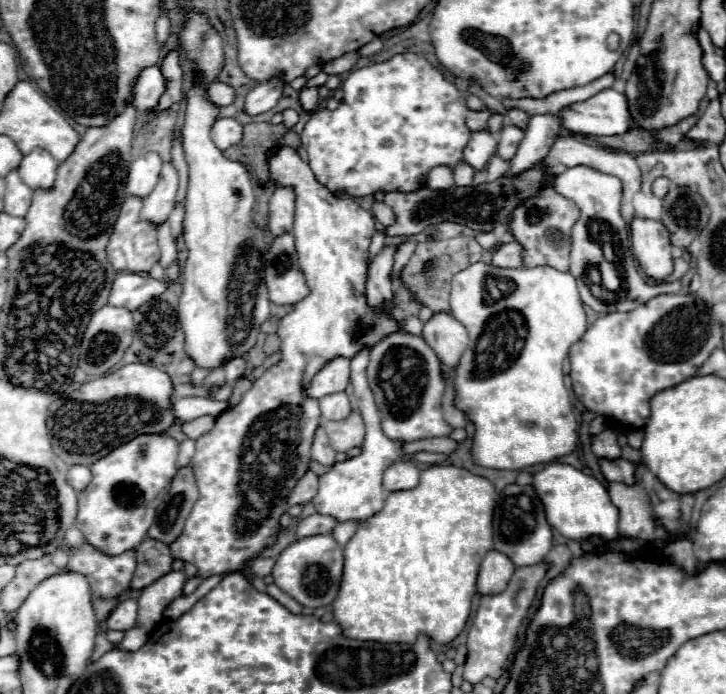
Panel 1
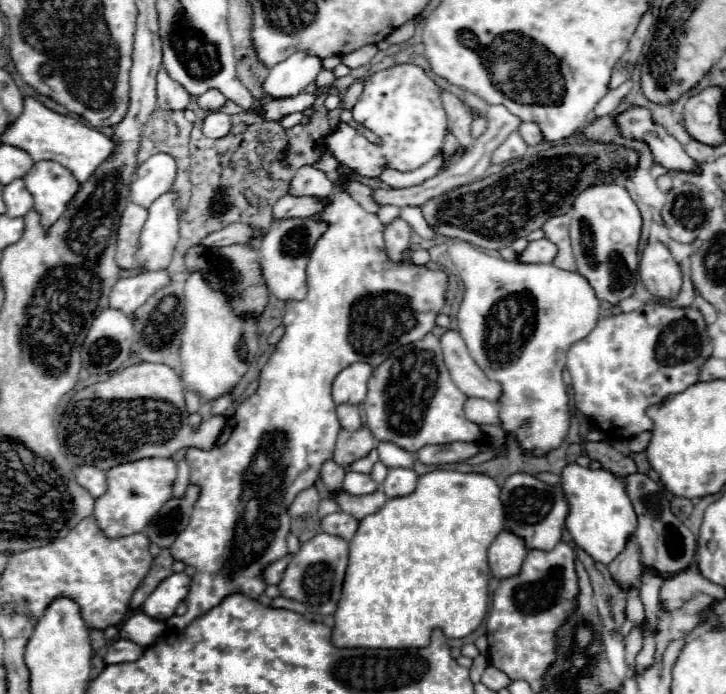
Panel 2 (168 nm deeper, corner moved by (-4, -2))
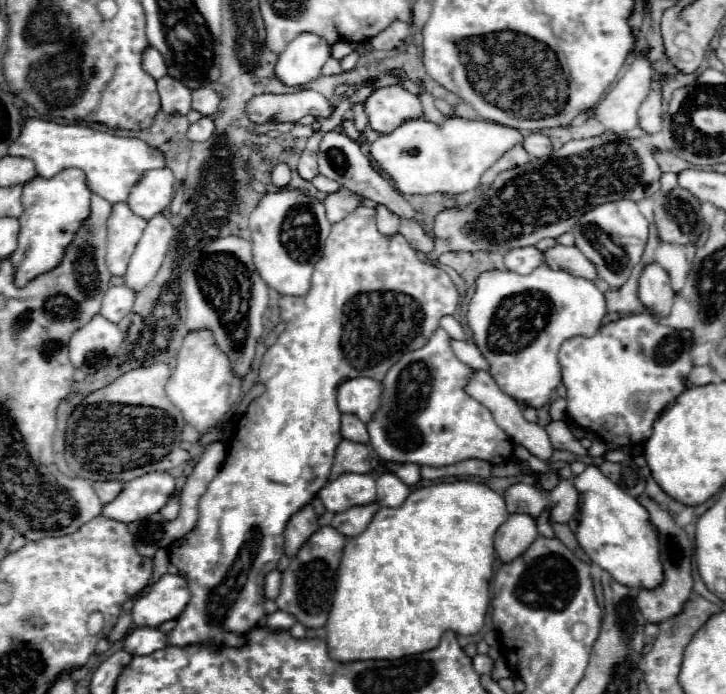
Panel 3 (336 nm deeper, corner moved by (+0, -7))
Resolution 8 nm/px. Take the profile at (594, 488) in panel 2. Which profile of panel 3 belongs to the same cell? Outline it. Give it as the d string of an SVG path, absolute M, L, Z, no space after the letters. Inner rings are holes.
M589 465L581 475L577 475L573 479L573 485L583 497L577 513L575 535L589 559L609 571L615 581L627 587L657 587L663 579L657 531L651 525L649 513L643 509L643 505L639 505L635 497L623 493L623 489L619 489L619 485L605 477L595 465Z

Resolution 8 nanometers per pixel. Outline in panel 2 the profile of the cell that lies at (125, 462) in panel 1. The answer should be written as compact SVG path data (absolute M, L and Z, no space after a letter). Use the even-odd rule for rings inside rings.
M143 458L135 464L119 464L107 472L109 488L95 502L93 516L107 536L129 536L131 532L143 532L159 508L171 498L171 488L177 476L177 464L171 458Z

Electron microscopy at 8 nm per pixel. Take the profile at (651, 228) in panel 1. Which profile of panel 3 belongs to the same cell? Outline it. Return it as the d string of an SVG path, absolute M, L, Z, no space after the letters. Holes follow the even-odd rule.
M657 263L647 265L639 277L639 299L645 309L657 319L665 319L671 311L673 297L675 293L667 271Z

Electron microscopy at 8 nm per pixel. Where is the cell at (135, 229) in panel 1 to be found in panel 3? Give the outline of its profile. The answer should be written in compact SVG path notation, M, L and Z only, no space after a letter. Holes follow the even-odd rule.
M125 203L113 205L107 221L107 267L113 275L125 275L129 257L145 229L147 221L135 215Z

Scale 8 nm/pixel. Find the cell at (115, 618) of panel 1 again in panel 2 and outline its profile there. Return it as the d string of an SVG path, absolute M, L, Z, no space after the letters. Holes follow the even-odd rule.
M137 612L137 614L129 616L129 618L123 622L119 634L121 634L121 638L131 640L131 642L147 648L147 646L153 646L155 642L163 640L165 630L167 630L165 622L153 620L153 618L149 618L147 614Z

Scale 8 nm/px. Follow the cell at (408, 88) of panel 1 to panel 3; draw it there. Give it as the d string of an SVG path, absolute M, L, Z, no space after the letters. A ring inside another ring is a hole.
M401 83L375 89L363 103L363 109L369 117L369 125L377 133L393 133L399 125L425 119L421 101L417 95L411 95Z

